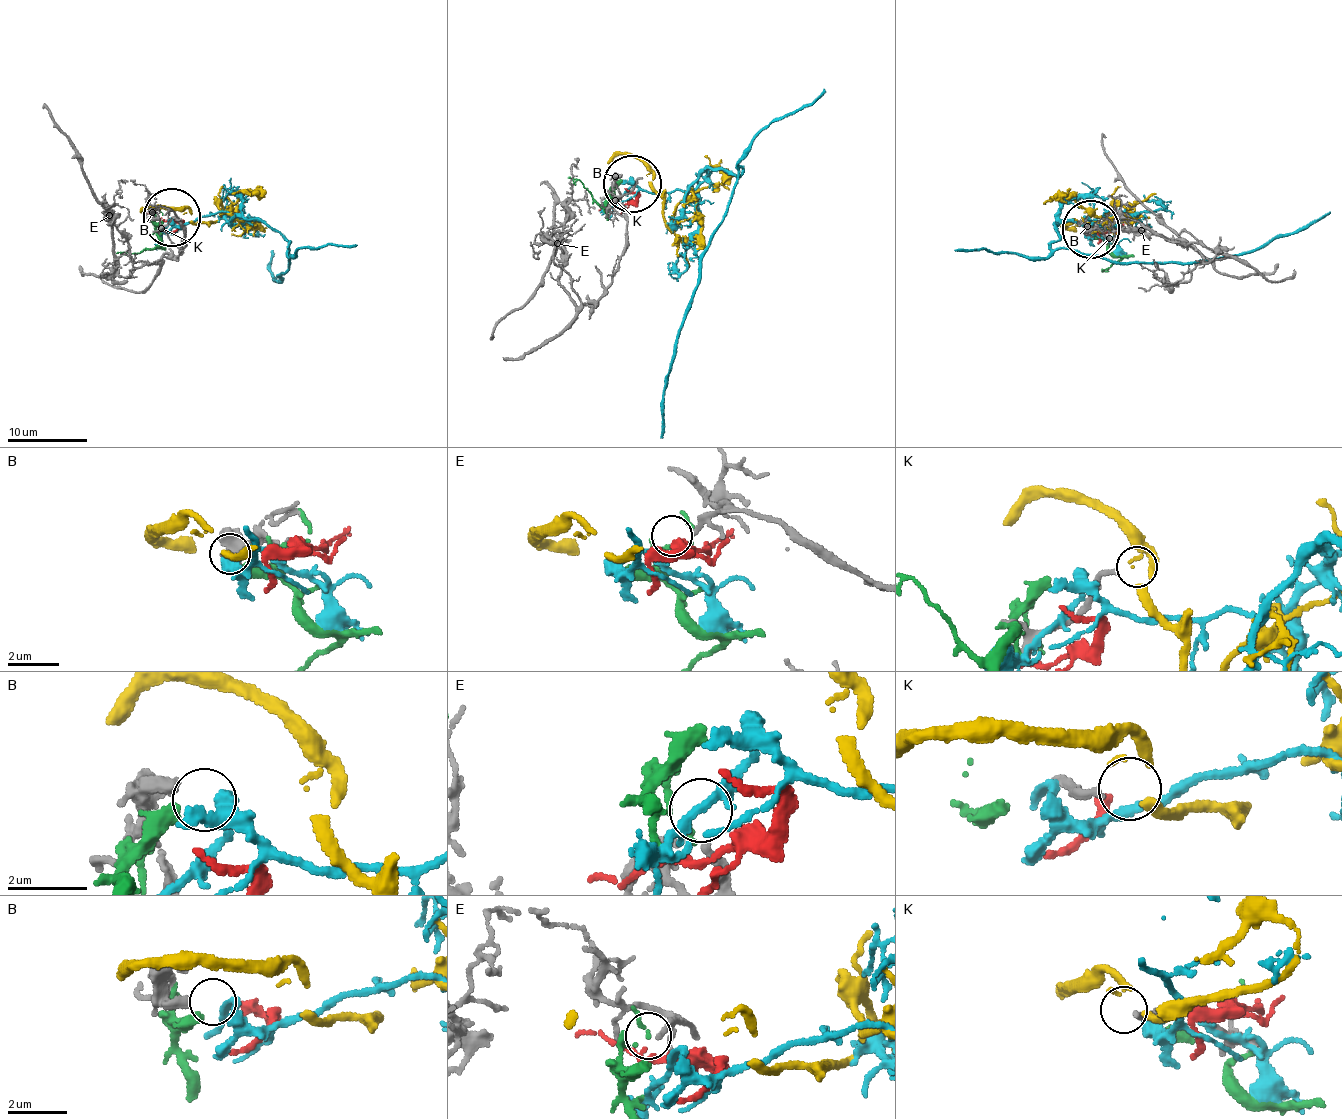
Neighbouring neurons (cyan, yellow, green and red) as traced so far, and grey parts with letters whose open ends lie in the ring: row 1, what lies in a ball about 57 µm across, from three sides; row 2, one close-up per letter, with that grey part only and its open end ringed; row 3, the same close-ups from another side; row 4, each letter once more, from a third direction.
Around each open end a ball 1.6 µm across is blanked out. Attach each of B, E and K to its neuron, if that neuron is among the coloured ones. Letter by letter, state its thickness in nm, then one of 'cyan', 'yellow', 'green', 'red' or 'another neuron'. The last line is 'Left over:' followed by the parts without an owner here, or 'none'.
B: 320 nm | cyan
E: 140 nm | another neuron
K: 200 nm | yellow
Left over: E

